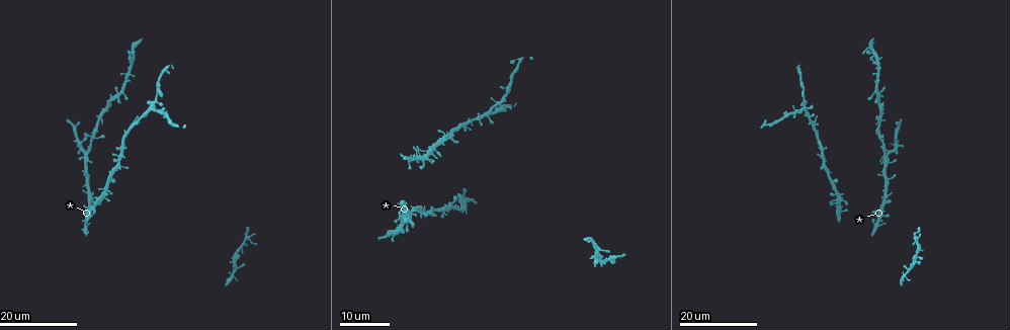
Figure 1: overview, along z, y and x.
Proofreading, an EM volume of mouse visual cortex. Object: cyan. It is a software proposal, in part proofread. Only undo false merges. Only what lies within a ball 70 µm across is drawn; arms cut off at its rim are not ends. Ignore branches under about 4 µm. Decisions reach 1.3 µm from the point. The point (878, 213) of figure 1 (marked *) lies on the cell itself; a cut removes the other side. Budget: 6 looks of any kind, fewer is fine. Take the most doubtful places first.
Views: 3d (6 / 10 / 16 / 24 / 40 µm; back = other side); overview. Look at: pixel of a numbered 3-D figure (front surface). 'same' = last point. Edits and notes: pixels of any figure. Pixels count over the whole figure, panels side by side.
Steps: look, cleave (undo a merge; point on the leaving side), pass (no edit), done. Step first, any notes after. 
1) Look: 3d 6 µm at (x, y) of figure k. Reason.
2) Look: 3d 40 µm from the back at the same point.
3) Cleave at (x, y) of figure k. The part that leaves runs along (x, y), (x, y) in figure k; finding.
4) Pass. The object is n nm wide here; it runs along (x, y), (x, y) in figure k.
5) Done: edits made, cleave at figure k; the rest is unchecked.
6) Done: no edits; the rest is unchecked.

Look: 3d 24 µm at (491, 111) of figure 1. Branch point.

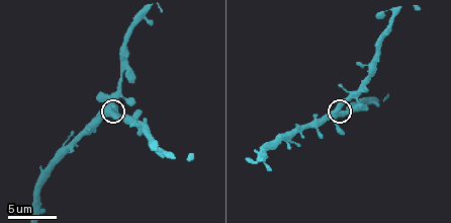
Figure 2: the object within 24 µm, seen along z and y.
Look: 3d 6 µm at (337, 109) of figure 2.

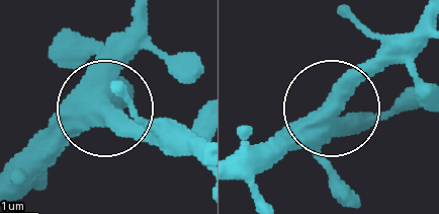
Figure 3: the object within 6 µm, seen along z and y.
Pass. 3 arms meet here; it runs along (8, 199), (95, 118), (134, 11) in figure 3; one cell here.

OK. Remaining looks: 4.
Look: 3d 24 µm at (885, 154) of figure 1. Four-way junction.

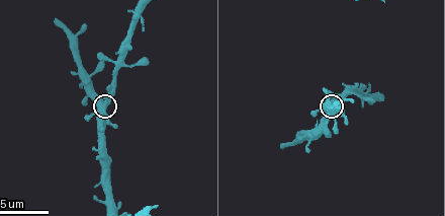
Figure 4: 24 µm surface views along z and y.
Look: 3d 6 µm at (101, 104) of figure 4.

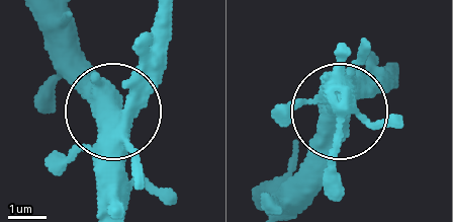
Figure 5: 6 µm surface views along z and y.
Pass. The object is 500 nm wide here; one cell here.

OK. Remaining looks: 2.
Look: 3d 16 µm at (123, 64) of figure 4. Four-way junction.

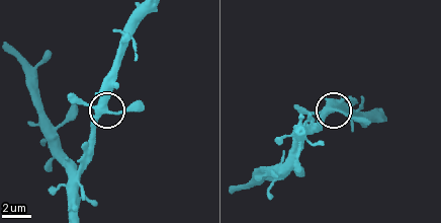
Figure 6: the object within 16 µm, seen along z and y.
Pass. The object is 330 nm wide here; all the same cell.

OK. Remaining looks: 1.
Done: no edits; the rest is unchecked.

